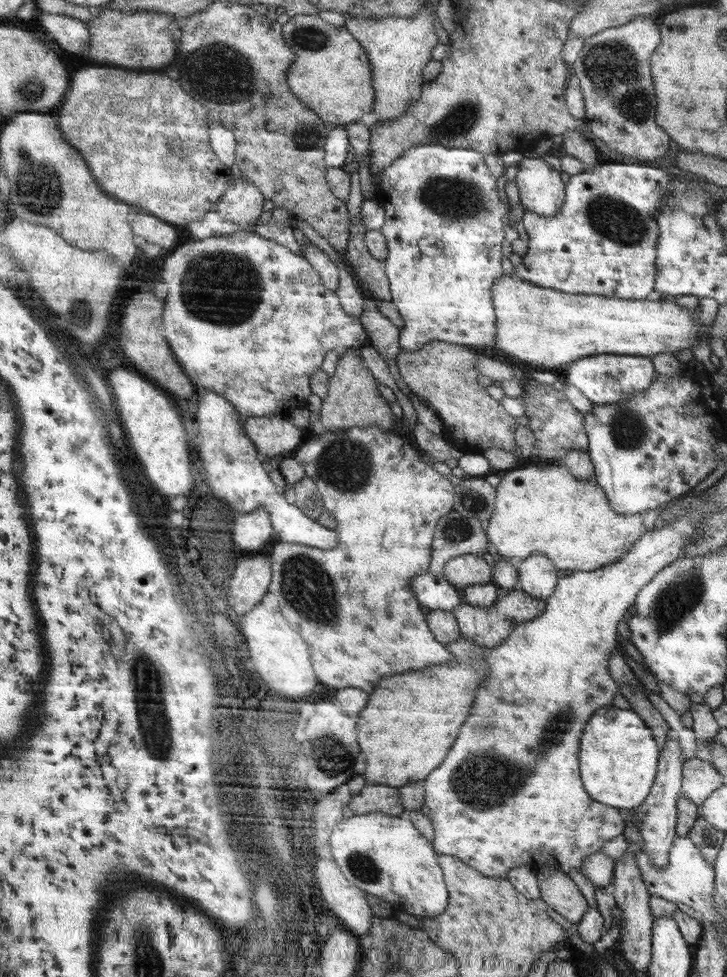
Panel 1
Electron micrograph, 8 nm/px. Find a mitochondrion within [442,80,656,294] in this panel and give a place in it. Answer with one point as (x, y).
(622, 224)

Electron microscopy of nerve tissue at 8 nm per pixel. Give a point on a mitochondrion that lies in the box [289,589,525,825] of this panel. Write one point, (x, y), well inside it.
(335, 754)

